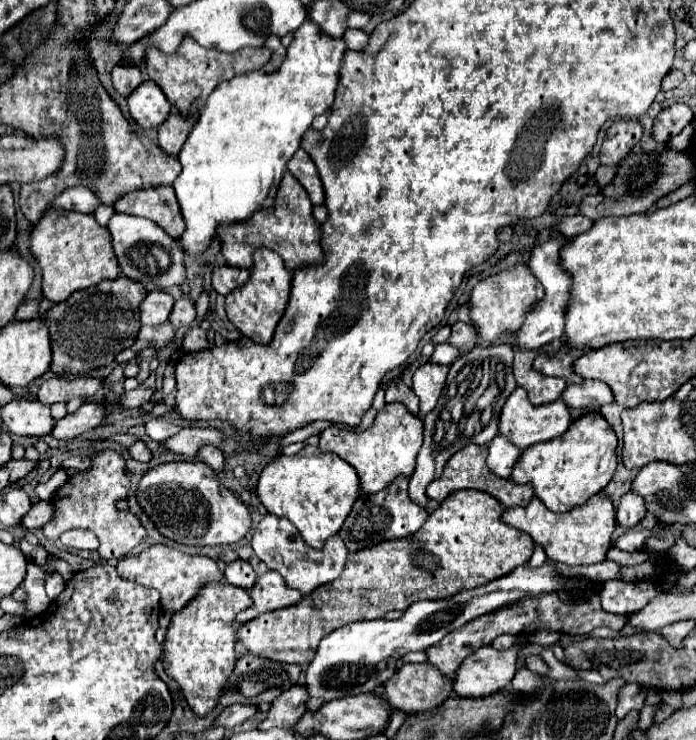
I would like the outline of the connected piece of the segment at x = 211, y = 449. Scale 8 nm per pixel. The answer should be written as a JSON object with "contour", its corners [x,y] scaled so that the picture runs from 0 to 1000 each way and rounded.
{"contour":[[[295,603],[295,605],[286,605],[283,622],[300,627],[306,635],[318,635],[320,627],[323,627],[323,619],[320,619],[320,614],[318,614],[318,608],[315,608],[312,603]]]}

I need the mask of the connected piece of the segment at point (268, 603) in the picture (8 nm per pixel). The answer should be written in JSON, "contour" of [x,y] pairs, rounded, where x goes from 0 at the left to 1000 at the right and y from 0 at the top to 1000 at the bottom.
{"contour":[[[386,770],[384,776],[378,776],[375,781],[369,781],[366,792],[361,795],[361,808],[364,808],[364,819],[355,822],[352,827],[341,830],[341,841],[352,843],[369,832],[375,832],[378,827],[389,827],[389,824],[401,824],[401,822],[412,822],[427,816],[435,805],[427,797],[418,797],[409,792],[409,784]]]}

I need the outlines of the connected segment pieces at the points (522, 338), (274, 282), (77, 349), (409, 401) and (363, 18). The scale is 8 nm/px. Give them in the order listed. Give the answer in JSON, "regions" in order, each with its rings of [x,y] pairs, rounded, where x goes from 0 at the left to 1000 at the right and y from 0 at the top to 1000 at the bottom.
{"regions":[[[[803,322],[803,324],[786,324],[780,327],[777,332],[766,335],[763,343],[760,343],[760,365],[763,370],[780,384],[783,389],[783,403],[772,411],[772,416],[757,427],[754,438],[746,443],[743,449],[743,465],[740,470],[749,473],[749,470],[760,470],[760,473],[769,473],[769,470],[780,470],[783,465],[789,465],[792,459],[797,457],[806,457],[809,451],[809,427],[812,427],[812,414],[815,414],[815,405],[818,405],[818,389],[820,389],[820,376],[806,368],[806,359],[800,357],[803,354],[803,338],[806,332],[815,327],[818,322]]],[[[372,335],[364,343],[364,362],[361,376],[349,389],[335,392],[323,405],[323,419],[332,432],[332,438],[355,457],[361,457],[366,465],[384,465],[384,459],[392,457],[392,449],[409,424],[409,414],[415,411],[418,400],[418,368],[409,362],[404,346],[398,346],[392,338]]],[[[168,376],[151,378],[119,395],[108,395],[93,408],[79,411],[62,427],[76,459],[73,468],[105,468],[105,473],[79,473],[73,503],[82,508],[131,505],[134,500],[159,492],[174,473],[188,470],[203,443],[200,411],[208,397],[211,395],[200,381]]],[[[562,511],[553,516],[553,543],[579,543],[588,557],[602,559],[602,541],[596,535],[596,530],[576,514],[576,511]]],[[[504,16],[499,22],[499,38],[522,38],[530,30],[530,22],[522,16]]]]}

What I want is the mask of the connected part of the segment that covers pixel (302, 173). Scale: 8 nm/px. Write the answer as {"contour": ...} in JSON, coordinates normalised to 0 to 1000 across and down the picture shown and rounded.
{"contour":[[[430,200],[421,208],[421,214],[412,222],[412,230],[432,246],[432,251],[441,257],[450,276],[455,278],[467,276],[467,259],[461,254],[461,241],[455,238],[455,227],[435,200]]]}

